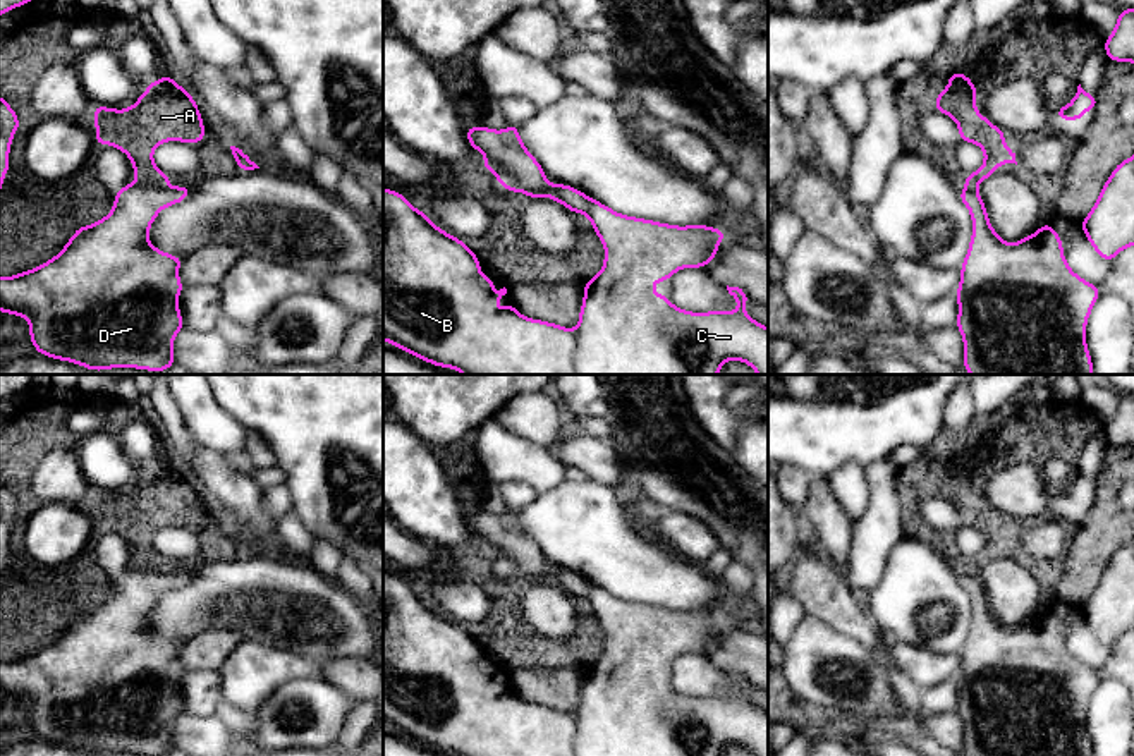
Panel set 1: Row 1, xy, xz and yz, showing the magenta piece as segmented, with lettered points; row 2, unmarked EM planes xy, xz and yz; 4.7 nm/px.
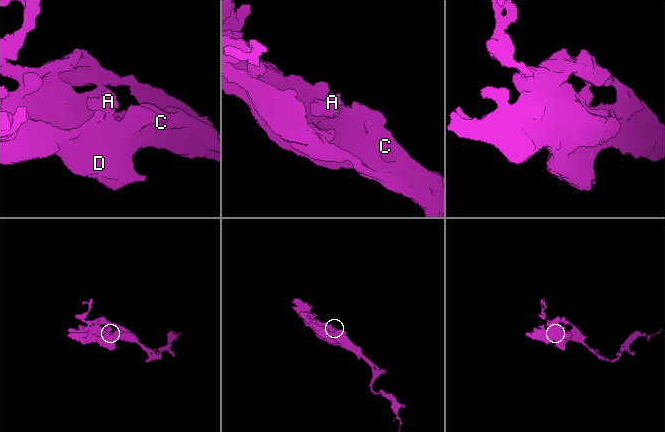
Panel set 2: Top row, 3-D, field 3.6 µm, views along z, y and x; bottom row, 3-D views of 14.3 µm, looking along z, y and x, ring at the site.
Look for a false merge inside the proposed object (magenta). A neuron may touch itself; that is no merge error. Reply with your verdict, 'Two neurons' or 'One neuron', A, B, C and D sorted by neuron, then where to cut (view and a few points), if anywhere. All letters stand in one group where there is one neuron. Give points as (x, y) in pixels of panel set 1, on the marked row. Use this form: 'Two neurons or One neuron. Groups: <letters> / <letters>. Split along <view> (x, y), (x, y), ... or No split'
Two neurons. Groups: A / B C D. Split along xy (138, 181), (165, 188)

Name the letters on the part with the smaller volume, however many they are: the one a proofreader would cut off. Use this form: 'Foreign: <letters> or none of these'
Foreign: A

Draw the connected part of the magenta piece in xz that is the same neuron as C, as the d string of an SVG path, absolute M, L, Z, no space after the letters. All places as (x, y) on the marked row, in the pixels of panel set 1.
M485 125L467 127L466 137L471 149L485 155L479 168L491 170L500 186L509 192L524 192L558 201L572 213L589 218L605 247L605 261L600 273L584 287L584 299L576 330L522 316L512 302L505 309L495 309L507 289L493 290L493 278L479 270L479 258L460 239L438 229L426 213L416 210L402 192L383 187L383 340L433 366L450 368L462 375L718 375L725 361L742 361L758 375L768 375L768 328L754 321L744 304L753 301L742 289L729 287L729 294L739 308L708 313L679 309L665 290L658 297L653 284L668 282L682 268L704 268L718 254L716 246L729 235L710 225L677 227L637 216L625 216L603 203L586 196L567 184L550 184L543 167L527 151L519 137L519 125L503 131Z

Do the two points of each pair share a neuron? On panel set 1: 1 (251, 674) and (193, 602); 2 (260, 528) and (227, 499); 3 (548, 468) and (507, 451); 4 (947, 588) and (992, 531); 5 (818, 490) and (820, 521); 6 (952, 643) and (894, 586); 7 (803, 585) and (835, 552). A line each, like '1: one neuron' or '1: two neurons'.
1: two neurons
2: one neuron
3: one neuron
4: two neurons
5: one neuron
6: one neuron
7: two neurons

